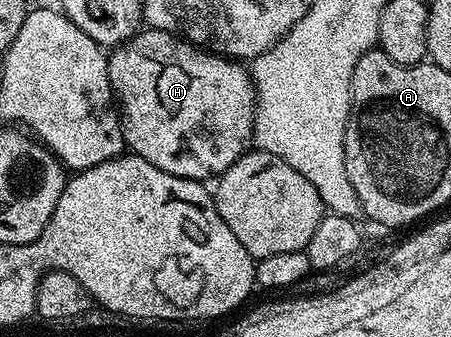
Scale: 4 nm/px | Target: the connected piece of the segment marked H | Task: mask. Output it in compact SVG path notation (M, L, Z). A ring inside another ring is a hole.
M147 27L124 41L122 45L116 45L110 50L107 58L107 70L111 80L111 89L115 92L117 108L123 122L123 140L126 148L134 156L153 163L153 167L161 167L161 171L169 171L169 175L188 177L191 181L206 182L207 177L218 178L219 174L224 173L229 167L233 167L233 163L241 154L248 152L255 131L255 82L246 64L230 57L220 57L219 54L193 45L176 34L166 33L164 29Z

